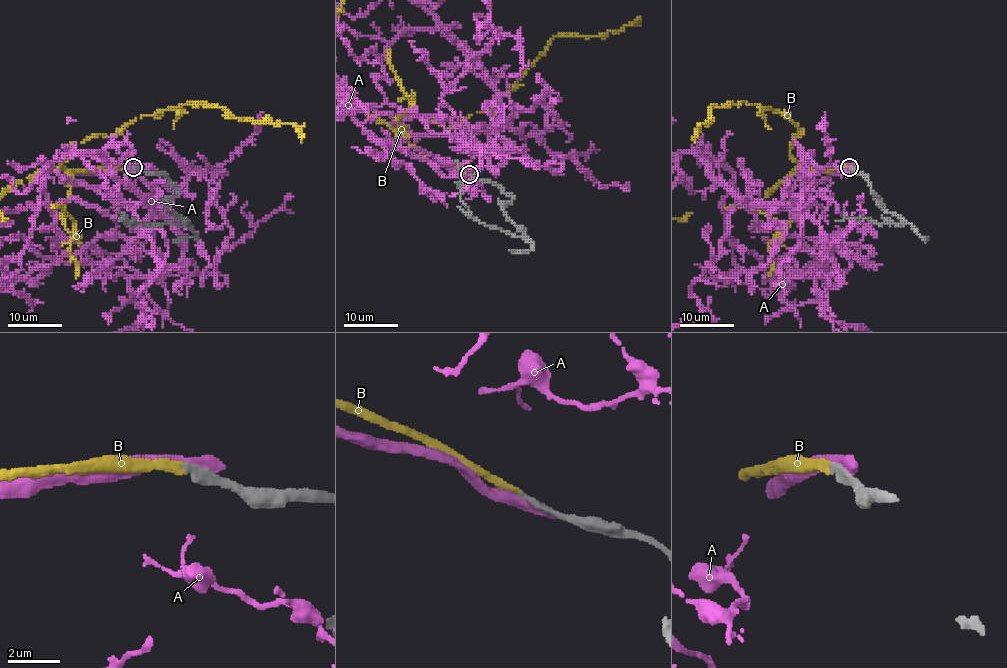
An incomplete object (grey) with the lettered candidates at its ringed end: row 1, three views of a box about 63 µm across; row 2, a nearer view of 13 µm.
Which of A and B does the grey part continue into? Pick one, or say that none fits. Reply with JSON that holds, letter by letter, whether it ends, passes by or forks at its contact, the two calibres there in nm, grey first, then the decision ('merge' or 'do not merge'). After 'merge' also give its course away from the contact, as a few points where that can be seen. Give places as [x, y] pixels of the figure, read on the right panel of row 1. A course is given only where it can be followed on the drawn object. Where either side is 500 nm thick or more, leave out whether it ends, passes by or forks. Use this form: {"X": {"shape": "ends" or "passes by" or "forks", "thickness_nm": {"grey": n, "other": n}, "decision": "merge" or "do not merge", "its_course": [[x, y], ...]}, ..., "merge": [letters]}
{"A": {"thickness_nm": {"grey": 400, "other": 600}, "decision": "do not merge"}, "B": {"shape": "ends", "thickness_nm": {"grey": 320, "other": 280}, "decision": "merge"}, "merge": ["B"]}

